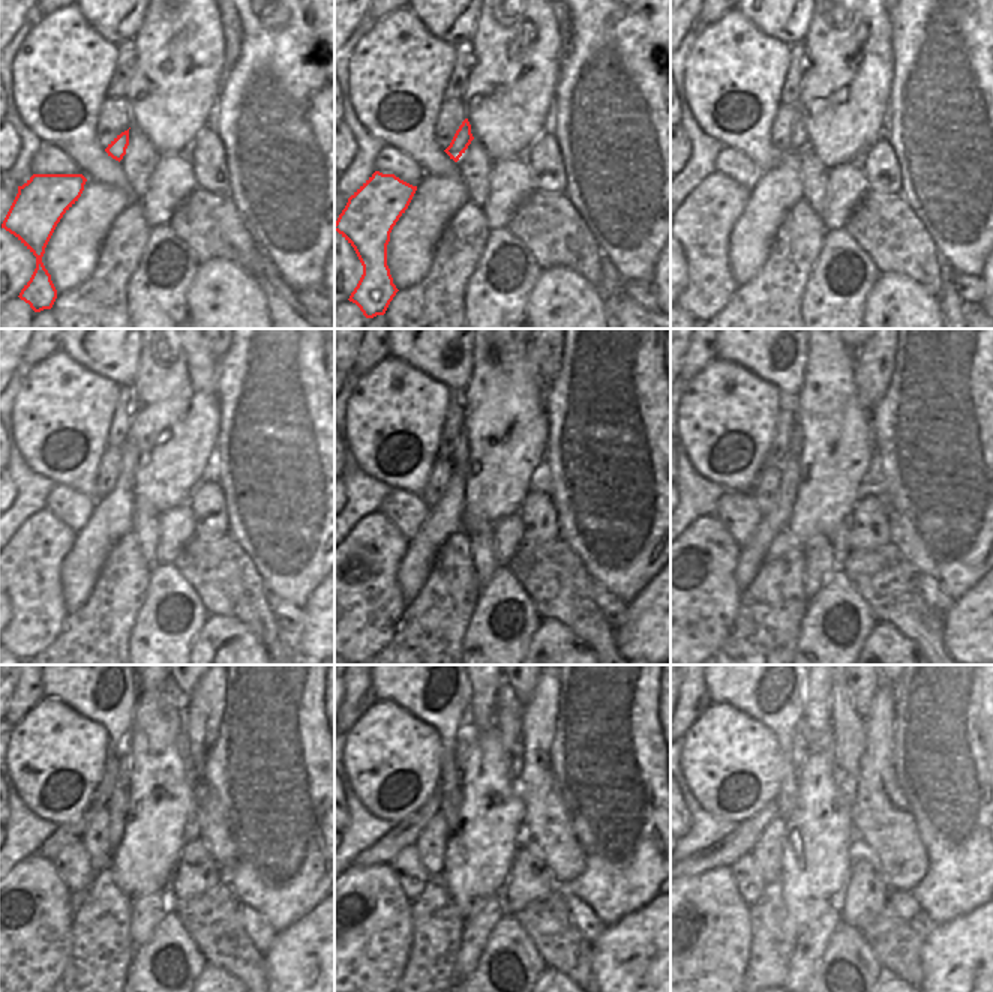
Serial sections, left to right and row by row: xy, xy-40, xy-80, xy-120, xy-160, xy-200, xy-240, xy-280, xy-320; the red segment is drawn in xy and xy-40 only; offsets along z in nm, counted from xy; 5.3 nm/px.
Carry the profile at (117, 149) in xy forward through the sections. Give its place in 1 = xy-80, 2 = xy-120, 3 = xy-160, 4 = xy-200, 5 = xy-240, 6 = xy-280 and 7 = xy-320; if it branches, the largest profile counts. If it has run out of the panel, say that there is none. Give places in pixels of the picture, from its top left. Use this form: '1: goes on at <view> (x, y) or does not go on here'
1: goes on at xy-80 (798, 141)
2: goes on at xy-120 (128, 453)
3: goes on at xy-160 (459, 461)
4: goes on at xy-200 (797, 440)
5: goes on at xy-240 (123, 754)
6: goes on at xy-280 (462, 746)
7: goes on at xy-320 (800, 748)

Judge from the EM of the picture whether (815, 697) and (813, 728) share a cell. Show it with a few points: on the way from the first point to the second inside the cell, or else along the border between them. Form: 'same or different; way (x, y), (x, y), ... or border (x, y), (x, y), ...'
same; way (815, 704), (815, 721)

